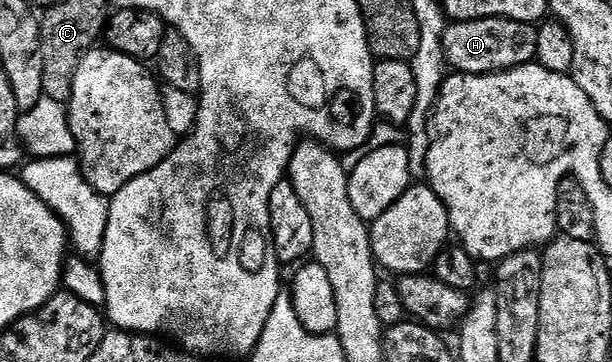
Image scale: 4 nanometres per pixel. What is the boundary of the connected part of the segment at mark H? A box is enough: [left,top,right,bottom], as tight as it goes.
[443,18,539,76]

